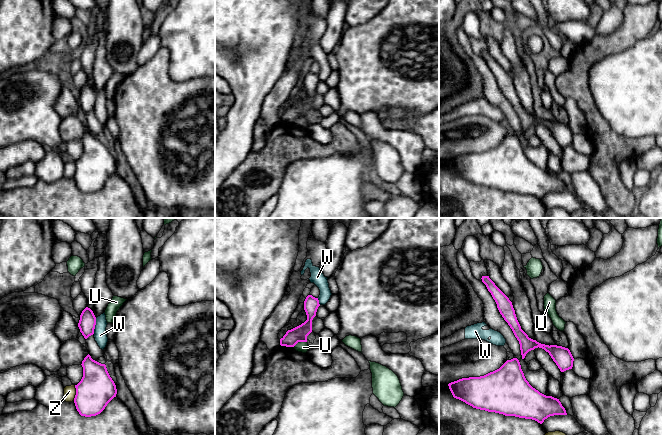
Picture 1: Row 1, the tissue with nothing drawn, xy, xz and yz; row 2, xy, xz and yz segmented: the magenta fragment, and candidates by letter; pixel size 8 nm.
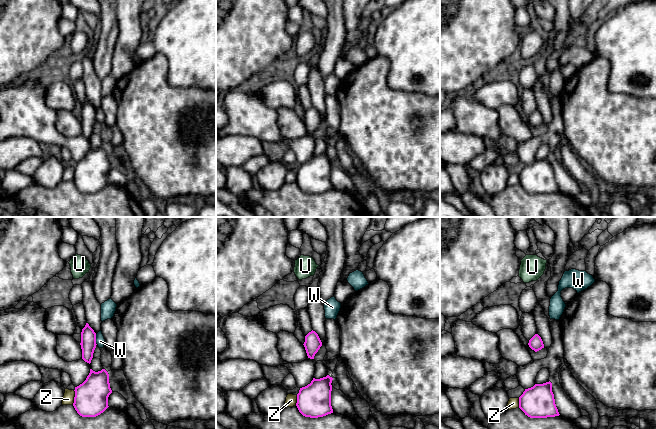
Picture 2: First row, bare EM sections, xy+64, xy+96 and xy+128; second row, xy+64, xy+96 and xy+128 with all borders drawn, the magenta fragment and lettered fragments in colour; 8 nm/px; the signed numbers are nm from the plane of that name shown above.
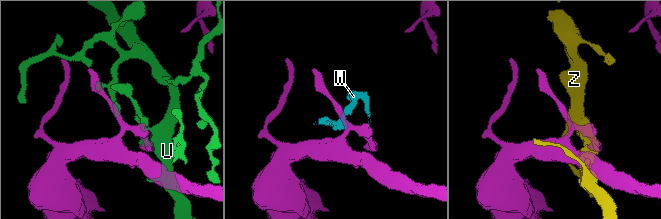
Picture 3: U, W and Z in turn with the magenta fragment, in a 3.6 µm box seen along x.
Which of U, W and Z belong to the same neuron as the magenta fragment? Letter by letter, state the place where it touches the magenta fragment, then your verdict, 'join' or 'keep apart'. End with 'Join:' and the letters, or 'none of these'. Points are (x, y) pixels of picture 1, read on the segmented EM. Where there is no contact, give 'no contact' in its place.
U: contact xz (299, 341); keep apart
W: contact xy (94, 326); keep apart
Z: contact xy (76, 393); keep apart
Join: none of these

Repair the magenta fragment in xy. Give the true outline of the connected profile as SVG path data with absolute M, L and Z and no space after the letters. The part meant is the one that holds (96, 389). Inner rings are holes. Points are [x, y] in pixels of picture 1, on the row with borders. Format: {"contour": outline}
{"contour": "M89 354L81 365L83 377L75 385L74 403L81 416L96 416L116 397L116 385L110 377L106 365L93 360Z"}

